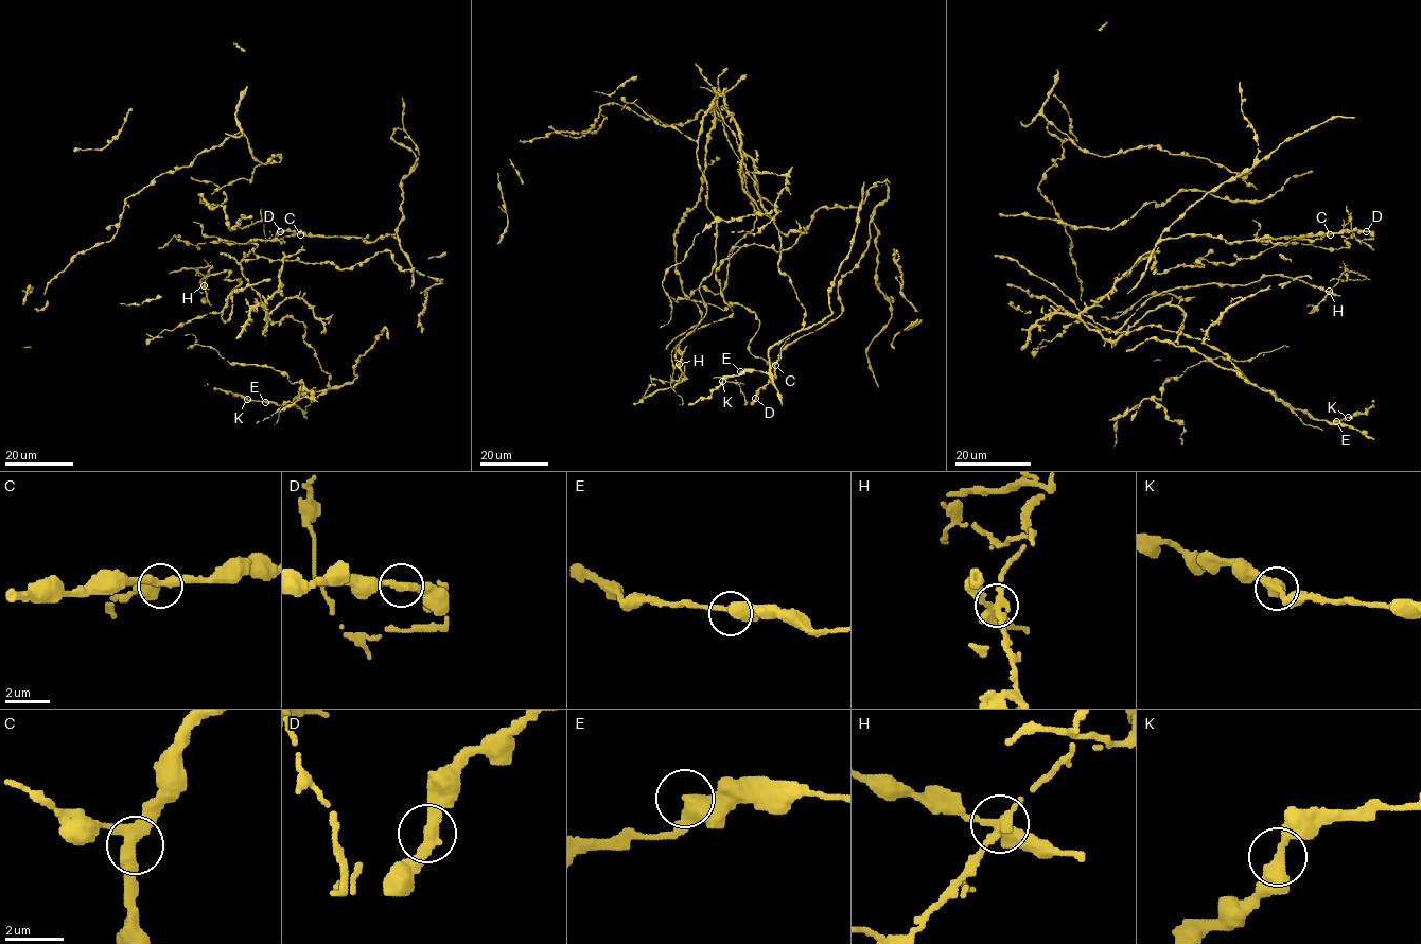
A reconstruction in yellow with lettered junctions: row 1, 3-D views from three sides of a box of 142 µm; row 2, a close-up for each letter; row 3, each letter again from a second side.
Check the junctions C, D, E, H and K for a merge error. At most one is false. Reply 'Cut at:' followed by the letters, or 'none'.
Cut at: H

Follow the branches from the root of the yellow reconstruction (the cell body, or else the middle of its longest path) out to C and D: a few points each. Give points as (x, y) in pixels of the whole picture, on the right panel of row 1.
C: (1234, 262), (1259, 255), (1275, 244), (1262, 240), (1287, 243), (1294, 239), (1320, 239), (1330, 234)
D: (1234, 262), (1275, 244), (1262, 240), (1287, 243), (1343, 230), (1366, 231)

